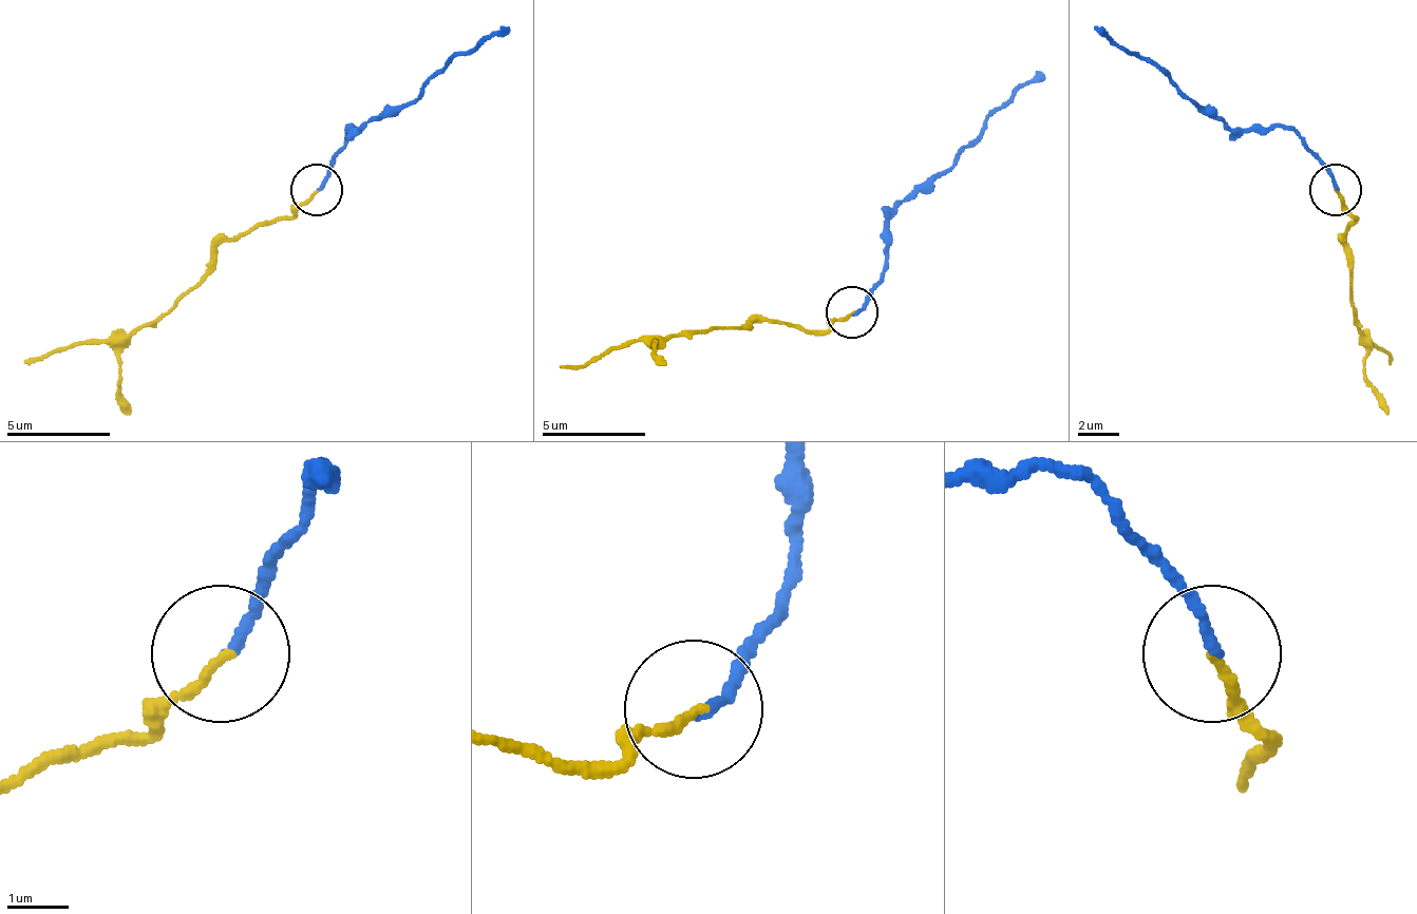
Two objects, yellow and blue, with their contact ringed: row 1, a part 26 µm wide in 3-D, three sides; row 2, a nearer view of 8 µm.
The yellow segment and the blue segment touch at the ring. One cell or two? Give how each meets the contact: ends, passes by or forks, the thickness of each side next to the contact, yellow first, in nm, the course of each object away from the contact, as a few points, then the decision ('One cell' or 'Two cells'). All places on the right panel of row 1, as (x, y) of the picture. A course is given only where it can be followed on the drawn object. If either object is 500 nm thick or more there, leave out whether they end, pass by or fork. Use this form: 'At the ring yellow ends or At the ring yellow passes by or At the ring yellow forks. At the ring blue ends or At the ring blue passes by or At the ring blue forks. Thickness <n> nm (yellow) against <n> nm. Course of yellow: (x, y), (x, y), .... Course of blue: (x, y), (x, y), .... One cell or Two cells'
At the ring yellow ends. At the ring blue ends. Thickness 160 nm (yellow) against 150 nm. Course of yellow: (1334, 190), (1355, 216), (1344, 236), (1355, 320), (1371, 341), (1391, 356), (1391, 361). Course of blue: (1334, 190), (1292, 128), (1241, 128), (1210, 118), (1137, 56), (1096, 30). Two cells

